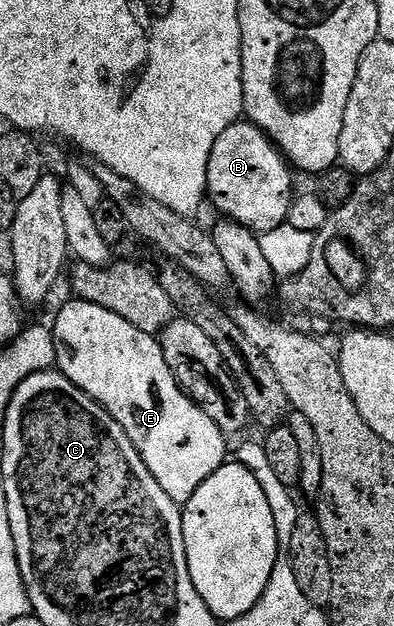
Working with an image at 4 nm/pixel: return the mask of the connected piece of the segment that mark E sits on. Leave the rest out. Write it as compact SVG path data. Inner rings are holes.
M70 301L60 308L59 315L53 321L57 348L55 366L60 374L77 384L77 388L81 388L81 392L88 394L95 402L100 402L109 416L121 424L157 484L165 488L169 500L186 504L193 492L197 492L197 488L201 488L201 484L205 484L205 480L209 480L209 476L223 466L228 457L228 439L221 428L217 428L209 416L205 416L201 407L184 394L169 364L165 364L163 349L159 347L156 335L133 328L129 320L117 316L117 312L109 312L109 308L101 308L92 302Z

